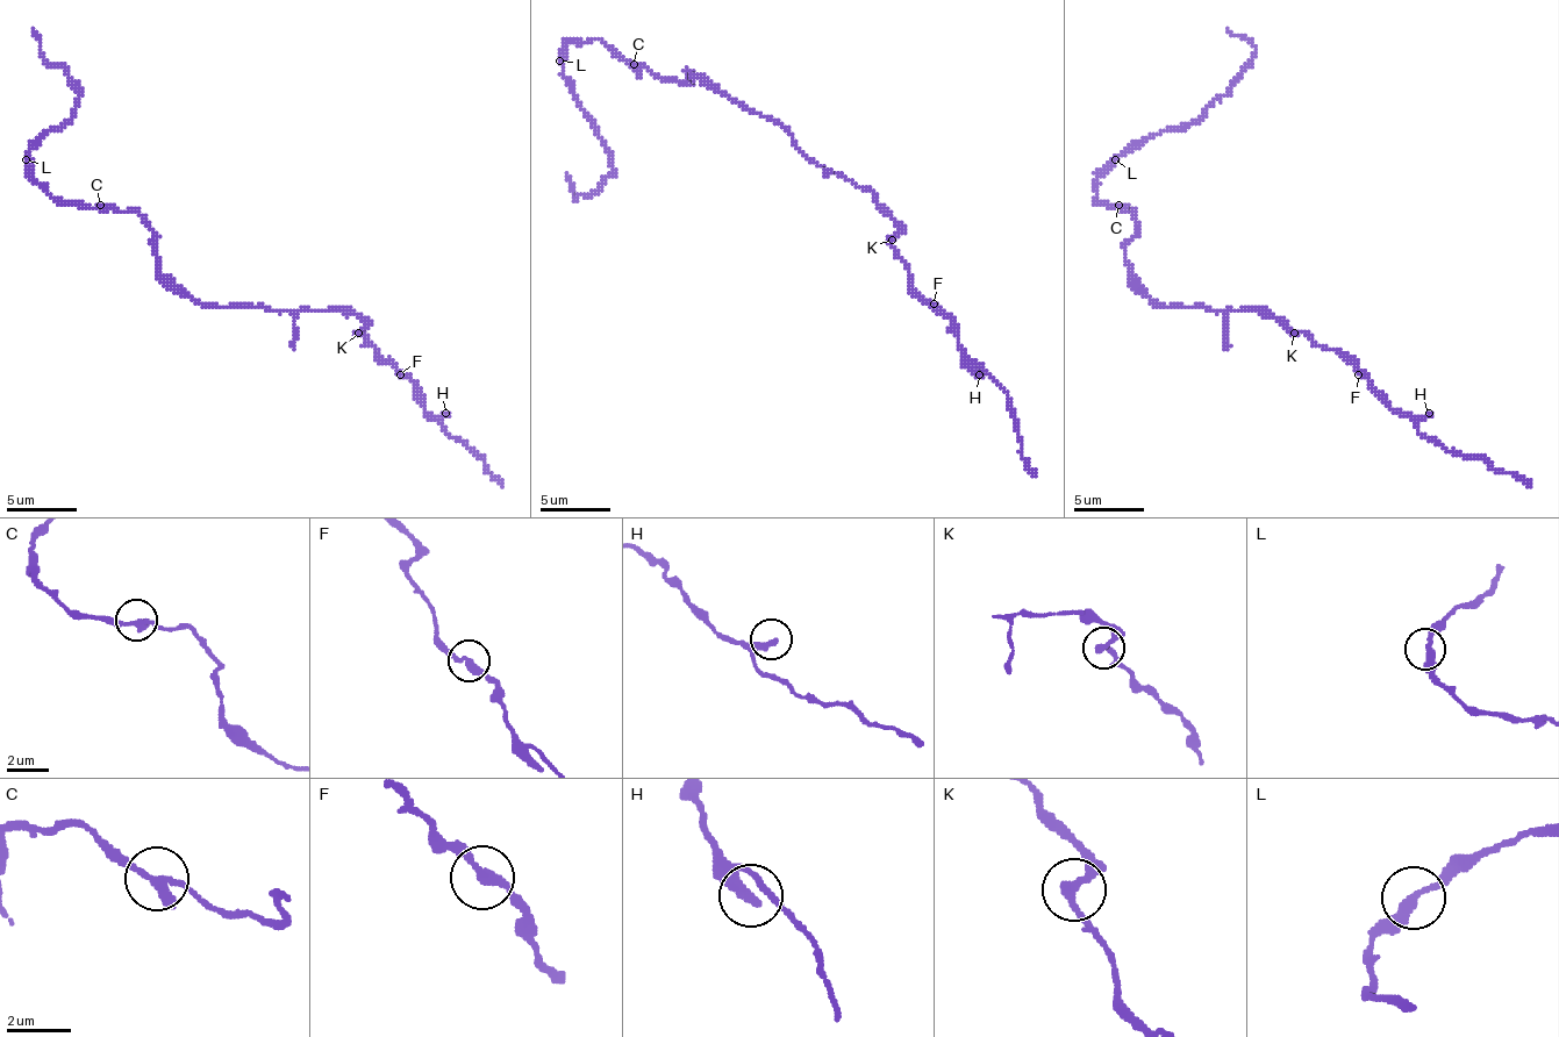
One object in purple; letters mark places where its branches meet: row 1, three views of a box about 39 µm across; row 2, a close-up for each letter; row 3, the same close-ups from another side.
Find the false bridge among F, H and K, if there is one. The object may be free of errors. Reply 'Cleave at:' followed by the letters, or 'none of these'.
Cleave at: none of these

